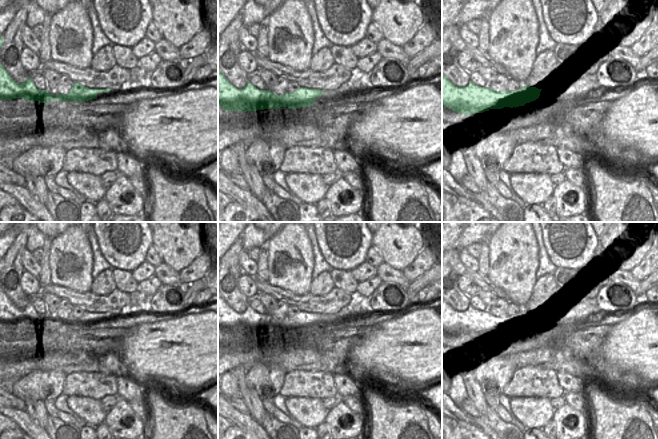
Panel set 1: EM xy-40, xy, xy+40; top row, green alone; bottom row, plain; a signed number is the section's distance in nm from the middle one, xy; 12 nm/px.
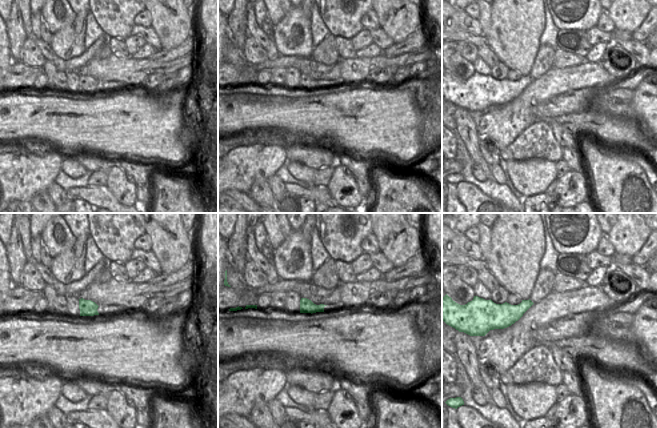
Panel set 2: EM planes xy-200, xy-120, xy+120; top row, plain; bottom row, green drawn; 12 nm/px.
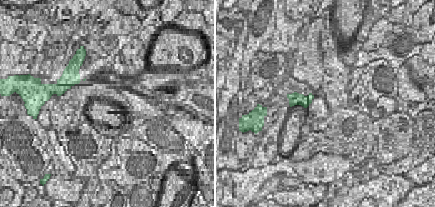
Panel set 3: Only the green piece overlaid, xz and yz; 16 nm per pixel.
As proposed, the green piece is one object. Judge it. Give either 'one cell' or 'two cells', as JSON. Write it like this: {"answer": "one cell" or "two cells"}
{"answer": "two cells"}

